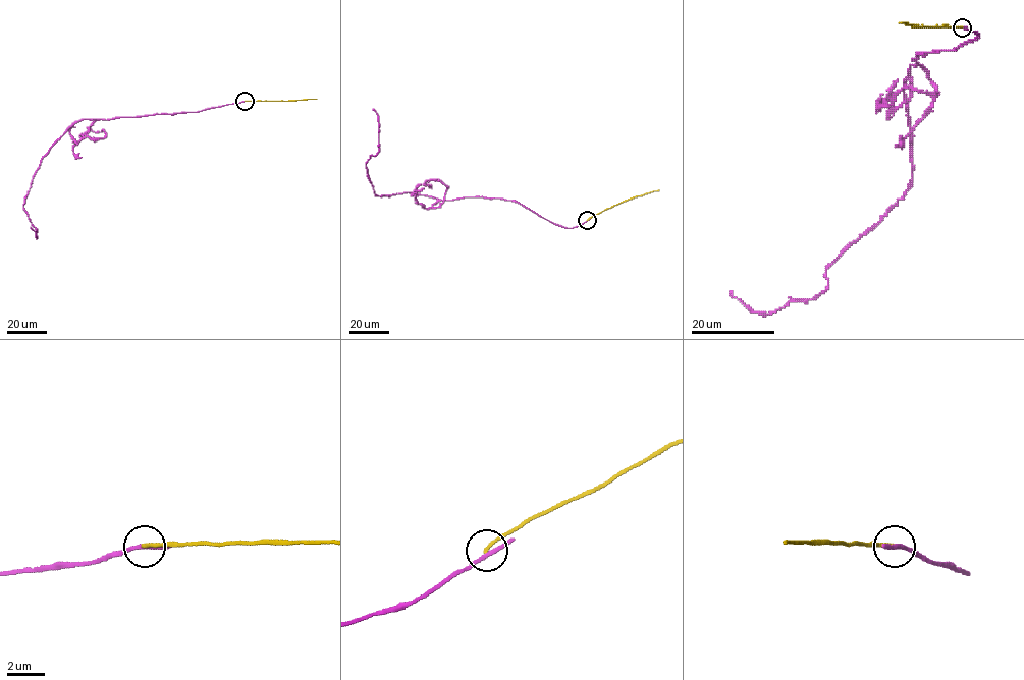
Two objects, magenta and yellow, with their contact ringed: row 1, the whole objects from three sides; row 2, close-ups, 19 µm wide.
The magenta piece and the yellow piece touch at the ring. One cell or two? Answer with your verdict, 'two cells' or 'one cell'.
two cells

